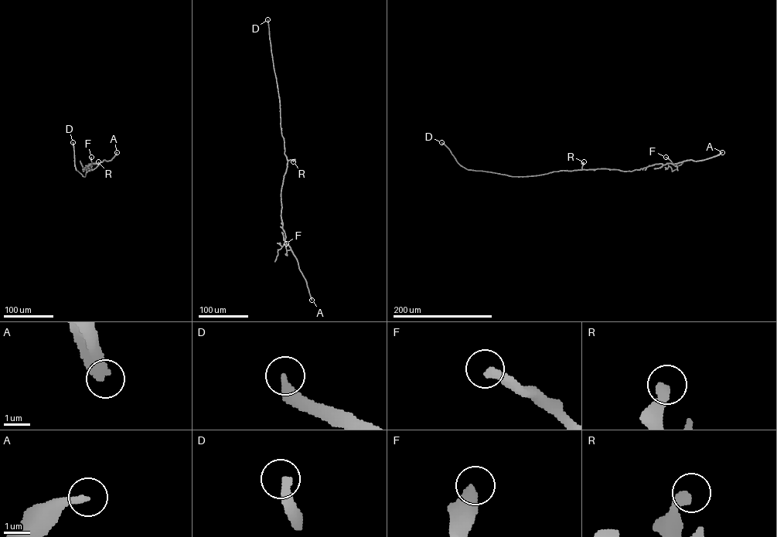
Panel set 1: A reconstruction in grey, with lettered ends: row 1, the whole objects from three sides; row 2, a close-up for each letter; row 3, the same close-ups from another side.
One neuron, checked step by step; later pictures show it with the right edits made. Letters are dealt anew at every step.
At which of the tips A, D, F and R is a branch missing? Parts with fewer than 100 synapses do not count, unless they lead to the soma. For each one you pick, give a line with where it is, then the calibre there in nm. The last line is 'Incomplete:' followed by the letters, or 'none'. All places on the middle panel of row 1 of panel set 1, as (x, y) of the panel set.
D: Place: (267, 19). Thickness 320 nm
Incomplete: D

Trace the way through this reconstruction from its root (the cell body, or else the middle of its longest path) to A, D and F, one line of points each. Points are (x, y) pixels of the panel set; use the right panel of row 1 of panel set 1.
A: (581, 169), (632, 171), (655, 164), (702, 160), (722, 152)
D: (581, 169), (522, 176), (467, 169), (459, 164), (441, 142)
F: (581, 169), (632, 171), (655, 164), (673, 164), (666, 157)

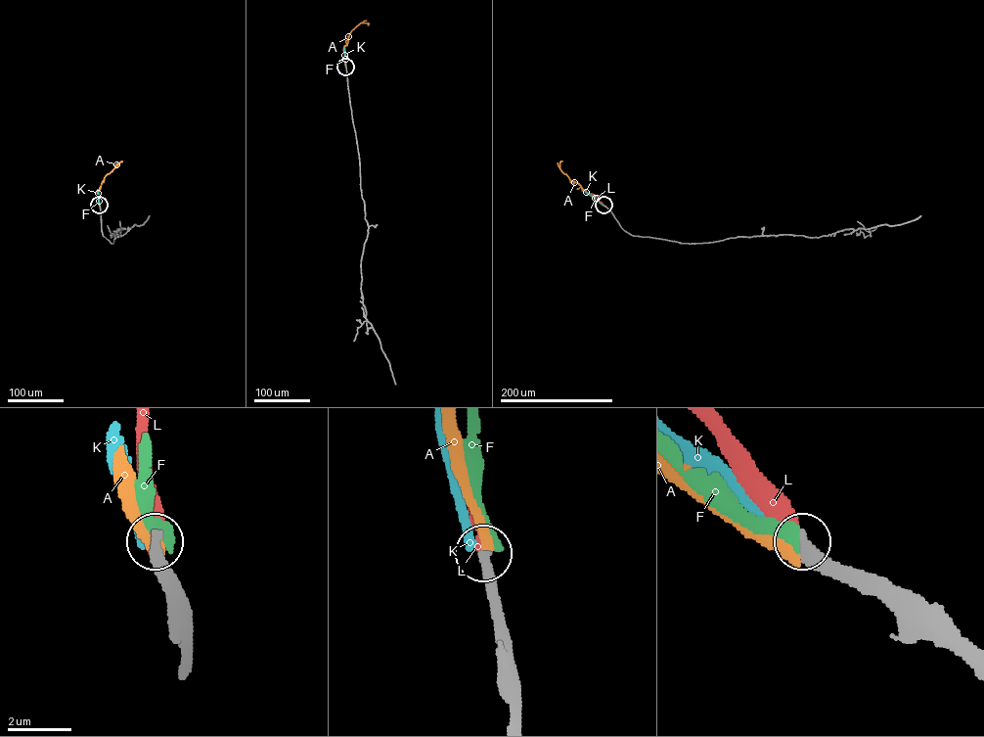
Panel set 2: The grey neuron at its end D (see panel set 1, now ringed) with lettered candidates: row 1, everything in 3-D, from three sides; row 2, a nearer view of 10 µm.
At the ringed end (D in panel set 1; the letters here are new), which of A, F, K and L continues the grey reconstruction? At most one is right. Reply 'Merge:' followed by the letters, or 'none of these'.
Merge: L

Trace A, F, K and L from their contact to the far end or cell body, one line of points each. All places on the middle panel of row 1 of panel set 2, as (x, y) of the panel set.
A: (345, 66), (343, 49), (349, 33), (360, 23), (368, 25)
F: (345, 66), (345, 51)
K: (345, 66), (344, 48)
L: (345, 66), (344, 53)

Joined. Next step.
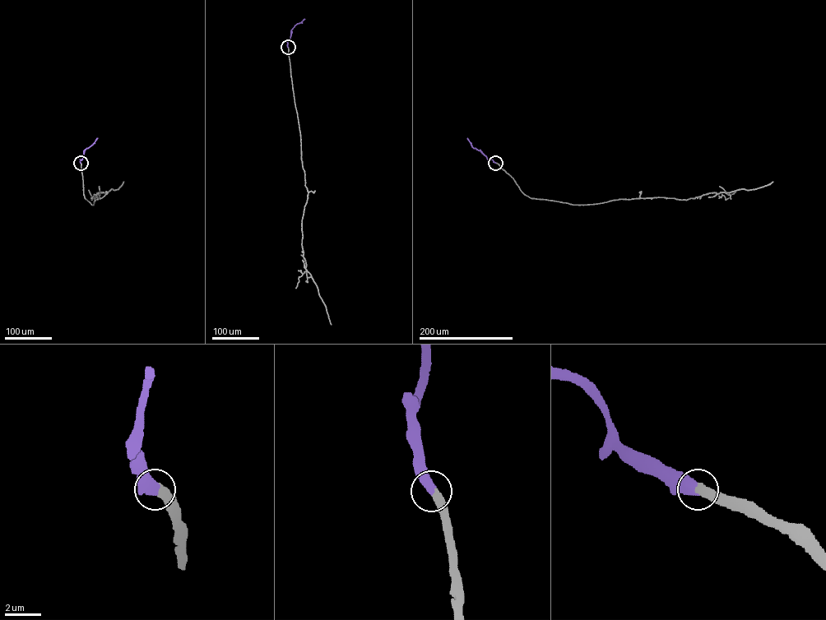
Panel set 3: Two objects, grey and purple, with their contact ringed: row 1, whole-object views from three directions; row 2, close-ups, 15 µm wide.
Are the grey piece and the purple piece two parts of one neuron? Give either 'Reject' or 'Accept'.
Accept

